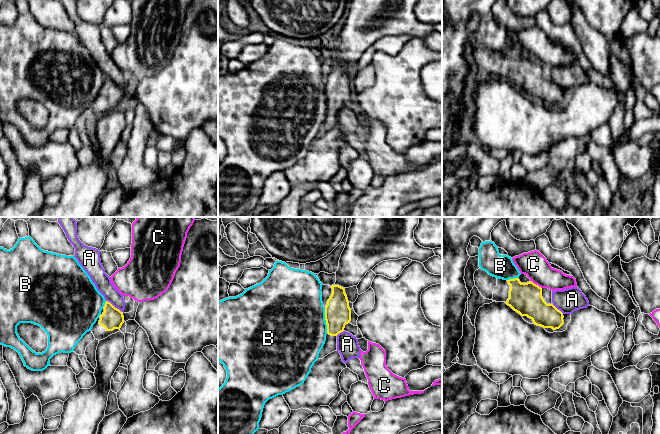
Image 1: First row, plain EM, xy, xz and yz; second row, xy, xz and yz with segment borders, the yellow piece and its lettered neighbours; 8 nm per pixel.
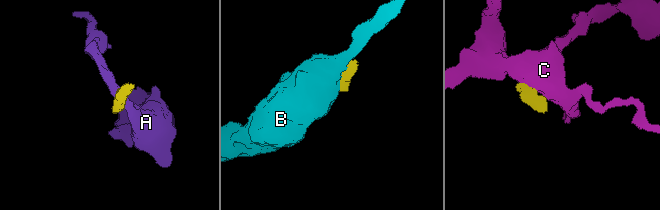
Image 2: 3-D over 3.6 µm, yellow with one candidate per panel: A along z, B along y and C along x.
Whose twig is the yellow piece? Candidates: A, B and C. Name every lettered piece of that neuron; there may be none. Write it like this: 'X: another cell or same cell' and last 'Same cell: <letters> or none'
A: another cell
B: another cell
C: another cell
Same cell: none

